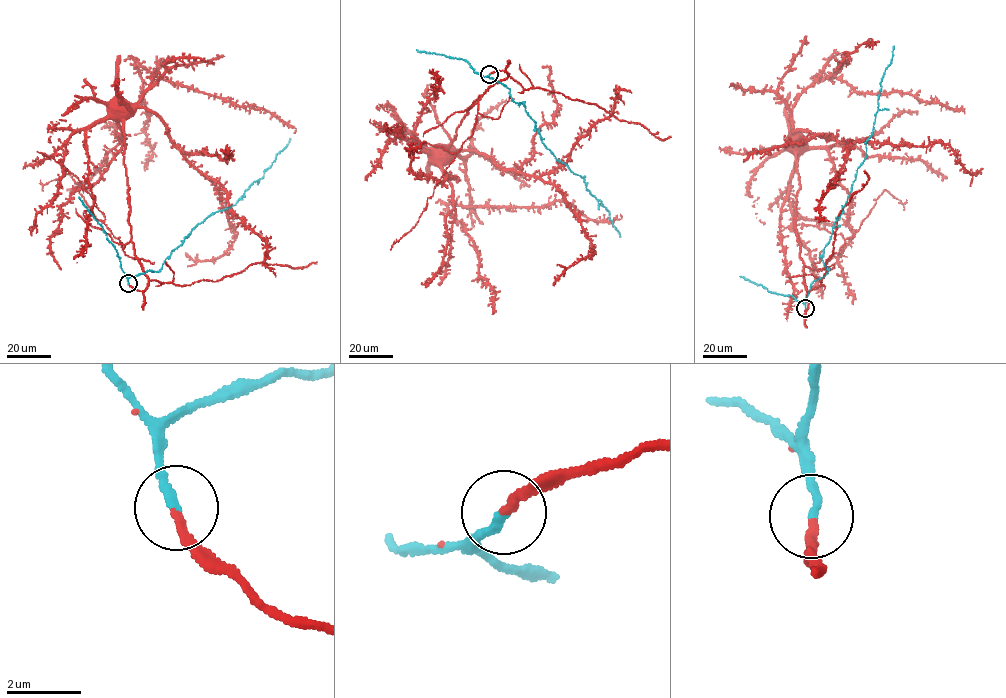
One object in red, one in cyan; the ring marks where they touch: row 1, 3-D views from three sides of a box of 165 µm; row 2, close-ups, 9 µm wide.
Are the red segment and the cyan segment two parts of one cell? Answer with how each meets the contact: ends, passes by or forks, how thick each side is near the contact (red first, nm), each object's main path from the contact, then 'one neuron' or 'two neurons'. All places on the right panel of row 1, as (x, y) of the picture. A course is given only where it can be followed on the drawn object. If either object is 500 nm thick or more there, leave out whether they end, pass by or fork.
red ends | cyan ends | 240/240 nm | red via (805, 308), (804, 263), (795, 224), (800, 187), (794, 130), (841, 141), (946, 143), (971, 175), (982, 168) | cyan via (805, 308), (811, 284), (827, 272), (824, 248), (866, 157), (880, 82), (890, 63), (893, 46) | one neuron

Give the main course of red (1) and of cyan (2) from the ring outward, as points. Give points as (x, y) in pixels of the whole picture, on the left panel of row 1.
1: (128, 283), (148, 281), (123, 158), (138, 108), (209, 177), (234, 229), (215, 259), (185, 253)
2: (128, 283), (129, 278), (158, 271), (191, 229), (236, 204), (249, 185), (264, 176), (290, 138)

